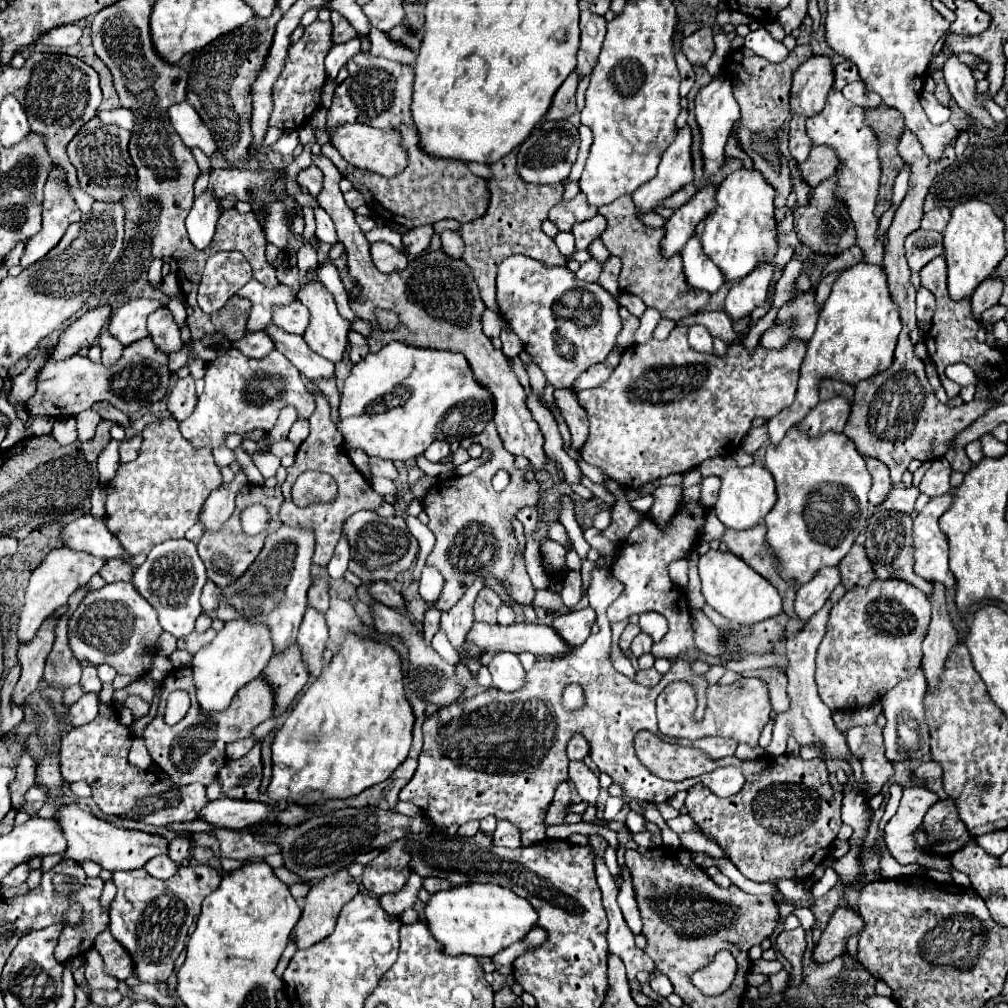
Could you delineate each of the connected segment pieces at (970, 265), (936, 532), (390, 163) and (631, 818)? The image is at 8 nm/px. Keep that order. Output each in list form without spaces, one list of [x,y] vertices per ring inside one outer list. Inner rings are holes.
[[[970,198],[958,204],[958,208],[952,210],[952,218],[944,230],[944,252],[948,262],[948,290],[952,300],[972,296],[976,286],[996,270],[1006,254],[1004,222],[1000,216],[996,216],[992,204],[978,198]]]
[[[952,490],[932,498],[914,518],[914,572],[926,580],[942,582],[946,588],[952,588],[956,578],[948,568],[950,546],[938,526],[938,518],[948,510],[950,502]]]
[[[340,124],[332,132],[332,144],[350,164],[388,178],[400,174],[406,168],[406,148],[402,148],[402,136],[398,136],[398,132],[394,132],[392,128],[390,132],[386,132],[368,124]]]
[[[634,810],[628,814],[626,824],[628,824],[628,828],[630,828],[632,832],[646,832],[646,822],[644,822],[644,820],[642,820],[642,816],[640,816],[640,814],[636,814]]]

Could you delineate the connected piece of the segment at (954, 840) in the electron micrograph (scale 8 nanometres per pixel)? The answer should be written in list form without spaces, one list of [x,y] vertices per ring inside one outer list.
[[[952,800],[936,802],[920,826],[916,834],[918,846],[928,854],[942,854],[950,856],[952,852],[960,850],[966,844],[972,844],[974,838],[968,834],[966,826],[958,818],[956,806]]]

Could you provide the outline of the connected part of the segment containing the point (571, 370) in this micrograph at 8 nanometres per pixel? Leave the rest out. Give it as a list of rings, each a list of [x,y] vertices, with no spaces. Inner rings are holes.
[[[510,256],[498,266],[498,304],[502,312],[510,318],[512,330],[524,344],[524,350],[532,356],[532,362],[540,366],[546,380],[556,388],[568,388],[574,380],[586,372],[586,368],[606,360],[612,346],[616,344],[616,336],[622,328],[618,316],[618,302],[612,294],[608,294],[600,284],[582,284],[574,280],[574,274],[568,268],[548,268],[534,258],[526,256]]]

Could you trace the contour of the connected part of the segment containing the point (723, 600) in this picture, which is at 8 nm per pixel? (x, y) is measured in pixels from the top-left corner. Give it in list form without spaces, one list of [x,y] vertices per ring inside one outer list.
[[[708,550],[704,556],[700,556],[700,580],[702,580],[702,594],[706,602],[732,620],[734,624],[756,624],[766,618],[772,618],[782,612],[782,598],[778,590],[758,572],[754,572],[744,560],[734,556],[732,552],[720,552],[720,550]]]

